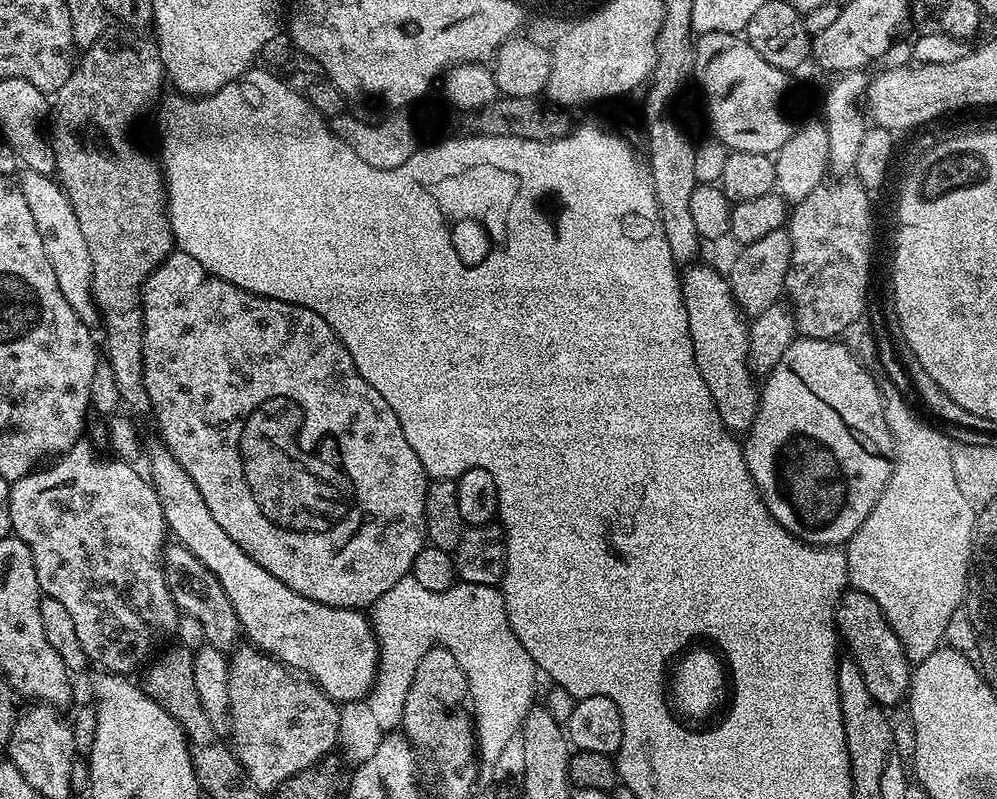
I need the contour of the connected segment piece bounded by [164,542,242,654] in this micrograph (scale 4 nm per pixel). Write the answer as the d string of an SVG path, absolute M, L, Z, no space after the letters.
M175 542L169 543L164 549L164 577L176 607L183 615L195 618L201 624L206 643L222 653L231 653L242 633L234 606L230 606L230 598L226 598L226 590L222 590L218 578L214 578L214 574L210 574L210 570L206 570L206 566L202 566L202 562L190 554L190 550Z

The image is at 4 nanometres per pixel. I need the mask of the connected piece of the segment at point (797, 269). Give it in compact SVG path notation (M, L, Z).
M828 178L791 209L786 229L792 243L792 253L783 291L787 298L792 299L790 307L801 337L835 340L843 337L847 329L864 316L864 303L868 300L868 275L872 272L872 204L868 198L870 192L858 179Z

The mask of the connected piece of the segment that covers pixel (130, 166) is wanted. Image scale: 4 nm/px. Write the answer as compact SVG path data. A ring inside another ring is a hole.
M119 22L113 23L113 25L113 28L112 25L105 27L104 33L100 35L90 47L83 49L81 56L84 57L82 57L81 60L79 57L79 59L75 61L70 78L66 78L64 85L54 93L54 103L50 108L50 123L47 125L46 135L49 146L53 148L54 162L56 163L55 179L68 196L69 202L78 216L79 229L82 230L83 241L86 242L87 252L90 253L91 265L93 267L92 299L95 301L96 307L99 308L99 319L102 321L102 327L104 326L104 344L102 340L103 353L106 355L106 359L112 367L112 370L114 370L115 385L118 386L121 405L123 405L133 417L141 418L140 416L144 415L147 417L152 411L152 407L150 406L150 394L146 394L146 378L144 377L144 363L142 362L142 338L144 337L142 293L148 275L173 252L174 241L172 238L172 227L168 221L166 185L162 170L153 157L151 160L146 153L139 152L139 150L132 145L132 140L128 137L127 128L131 126L132 119L134 119L135 116L142 115L152 103L153 107L153 105L161 99L162 91L160 92L160 87L166 84L166 73L164 63L160 57L160 47L156 45L155 39L153 39L149 33L148 36L144 33L147 31L137 30L135 27Z

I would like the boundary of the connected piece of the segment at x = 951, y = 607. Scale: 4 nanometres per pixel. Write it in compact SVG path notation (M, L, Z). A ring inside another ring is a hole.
M885 387L882 395L886 426L896 444L896 459L874 510L866 514L866 522L858 526L846 545L848 578L855 591L870 594L870 598L882 606L882 614L886 614L886 622L890 622L898 642L904 647L905 656L909 661L919 662L941 647L947 624L965 603L968 578L973 567L978 512L964 497L962 490L958 490L952 461L953 441L948 441L936 428L928 432L927 422L904 401L898 389Z

